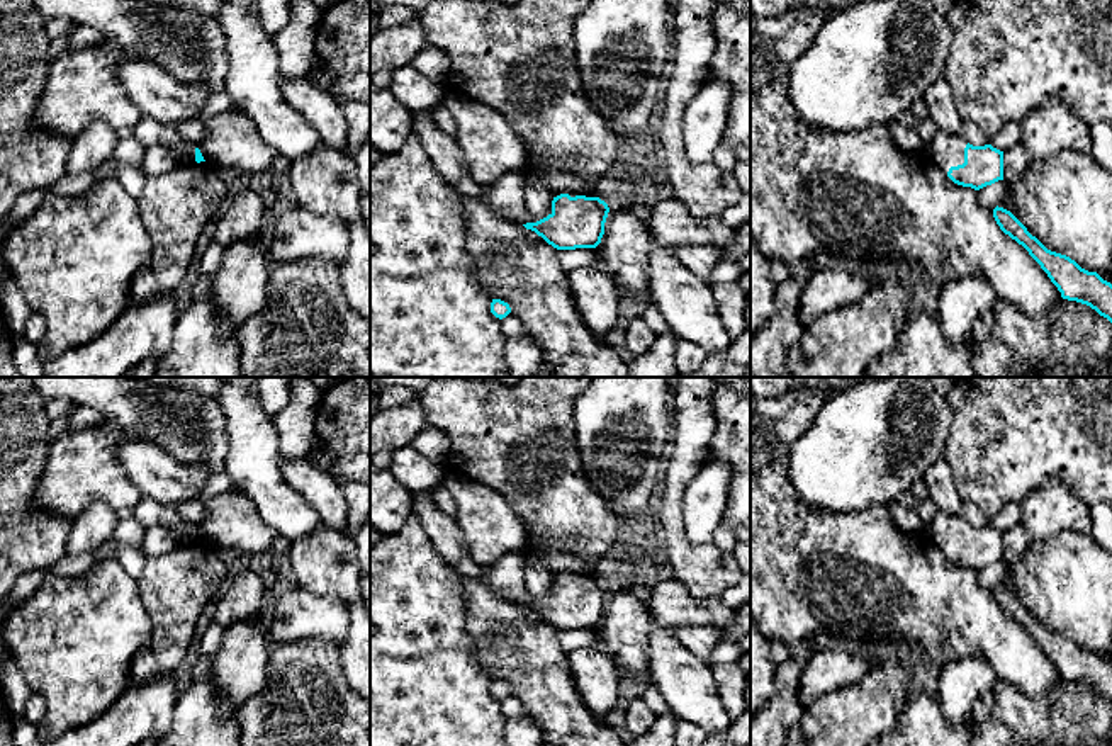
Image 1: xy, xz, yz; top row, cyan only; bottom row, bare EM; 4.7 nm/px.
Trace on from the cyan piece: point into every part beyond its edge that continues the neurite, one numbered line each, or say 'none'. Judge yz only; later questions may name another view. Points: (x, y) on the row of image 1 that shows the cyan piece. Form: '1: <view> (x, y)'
1: yz (946, 150)

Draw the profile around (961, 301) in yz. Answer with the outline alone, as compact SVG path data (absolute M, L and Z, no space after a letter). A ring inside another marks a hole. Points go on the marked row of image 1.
M961 277L947 282L939 294L935 309L946 338L958 345L973 345L976 342L973 328L976 326L981 314L993 309L995 302L997 294L993 291L993 285L983 277Z

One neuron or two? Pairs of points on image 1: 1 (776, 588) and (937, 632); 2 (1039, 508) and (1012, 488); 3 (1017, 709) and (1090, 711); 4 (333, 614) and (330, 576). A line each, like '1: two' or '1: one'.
1: one
2: two
3: one
4: two

